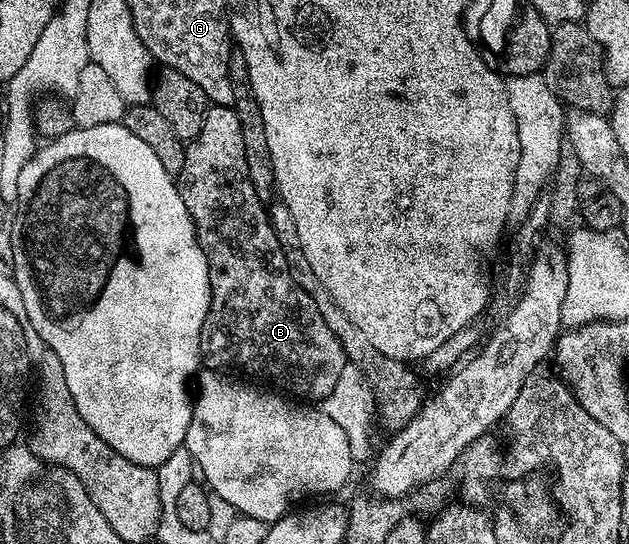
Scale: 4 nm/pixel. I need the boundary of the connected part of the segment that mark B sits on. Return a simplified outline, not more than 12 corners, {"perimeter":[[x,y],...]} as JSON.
{"perimeter":[[234,106],[177,186],[207,258],[202,366],[327,399],[348,363],[289,273]]}

